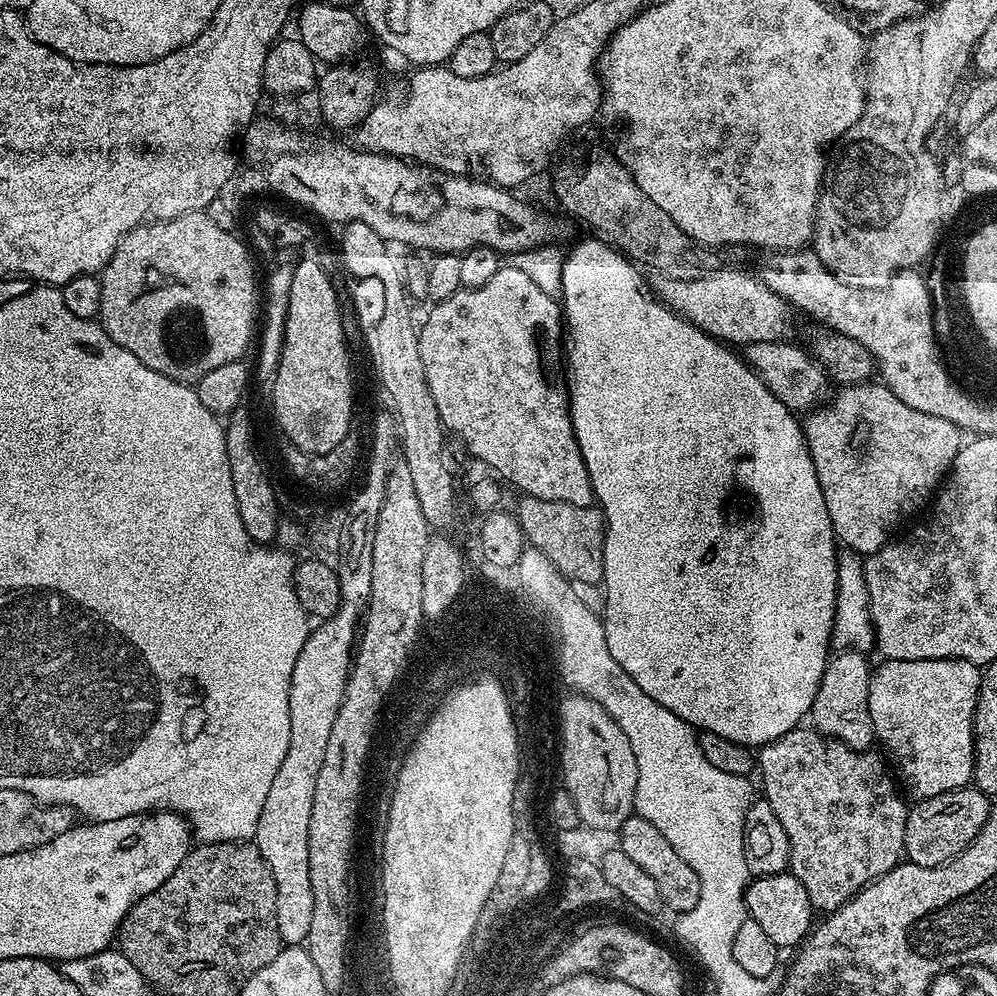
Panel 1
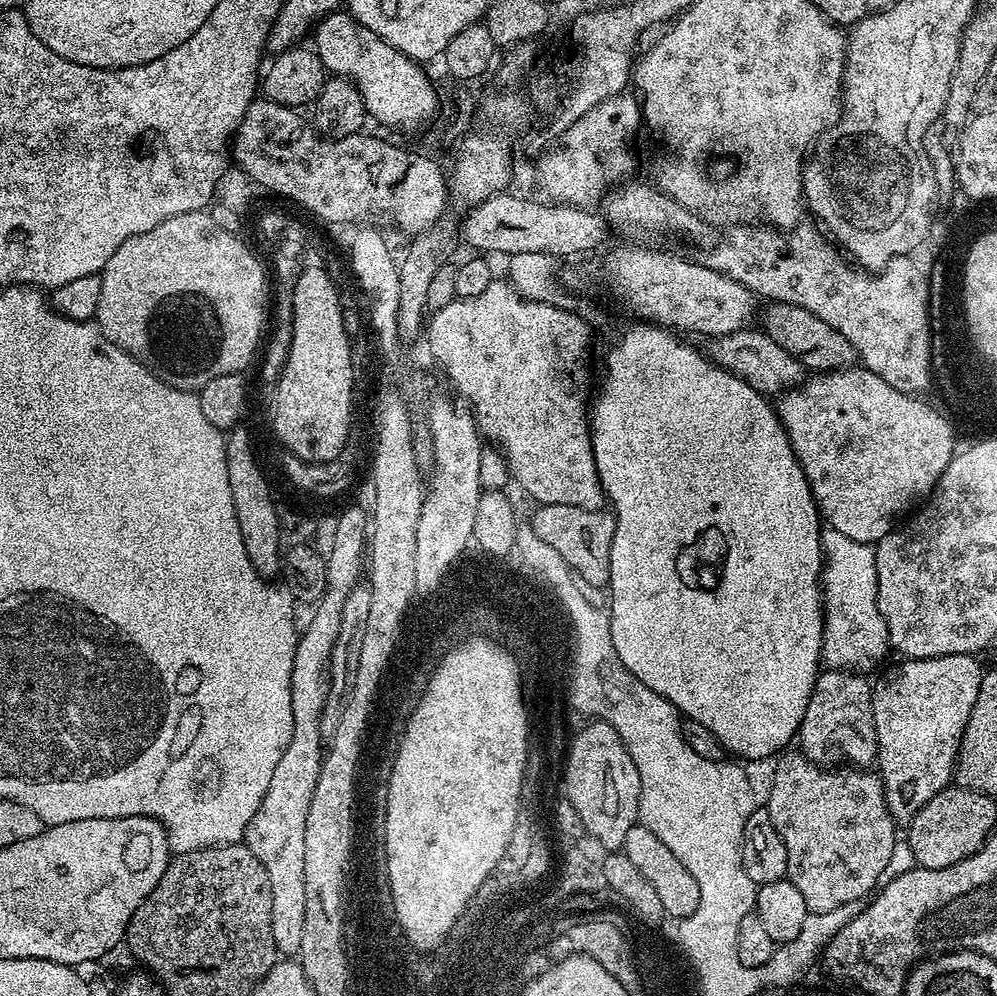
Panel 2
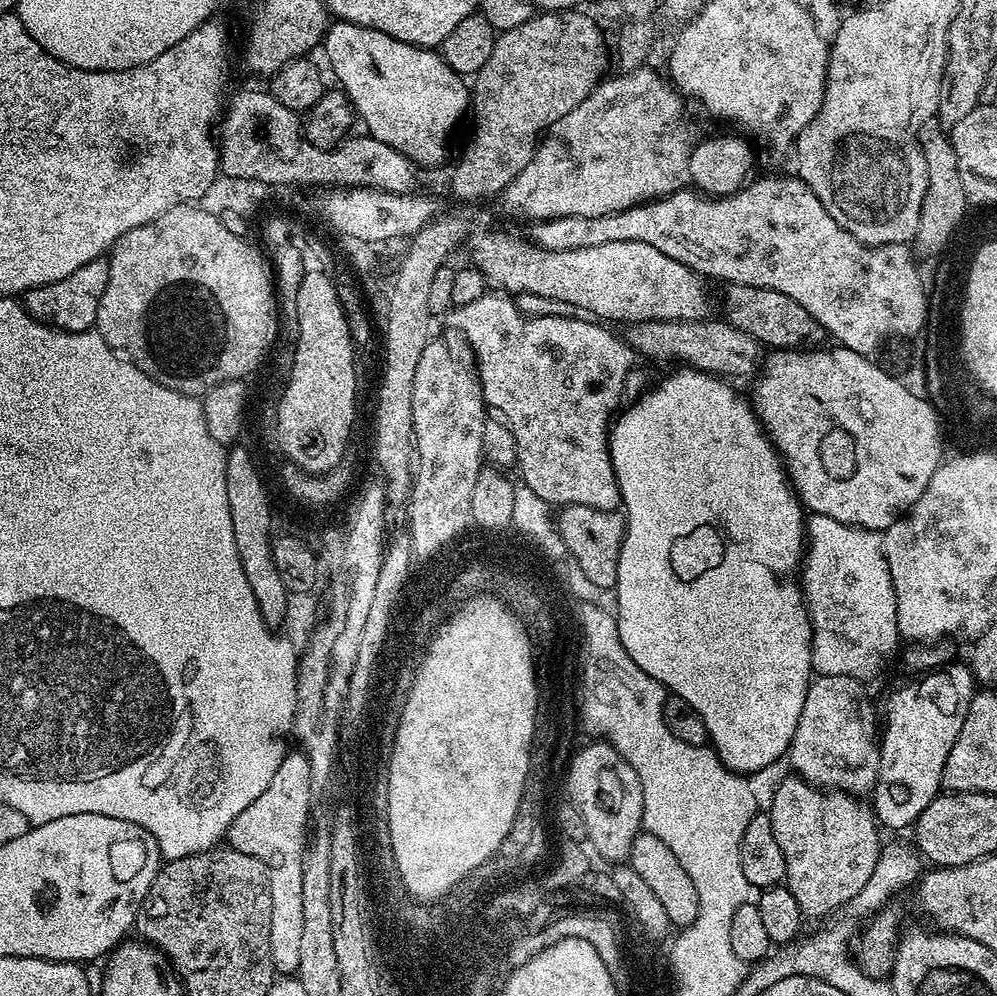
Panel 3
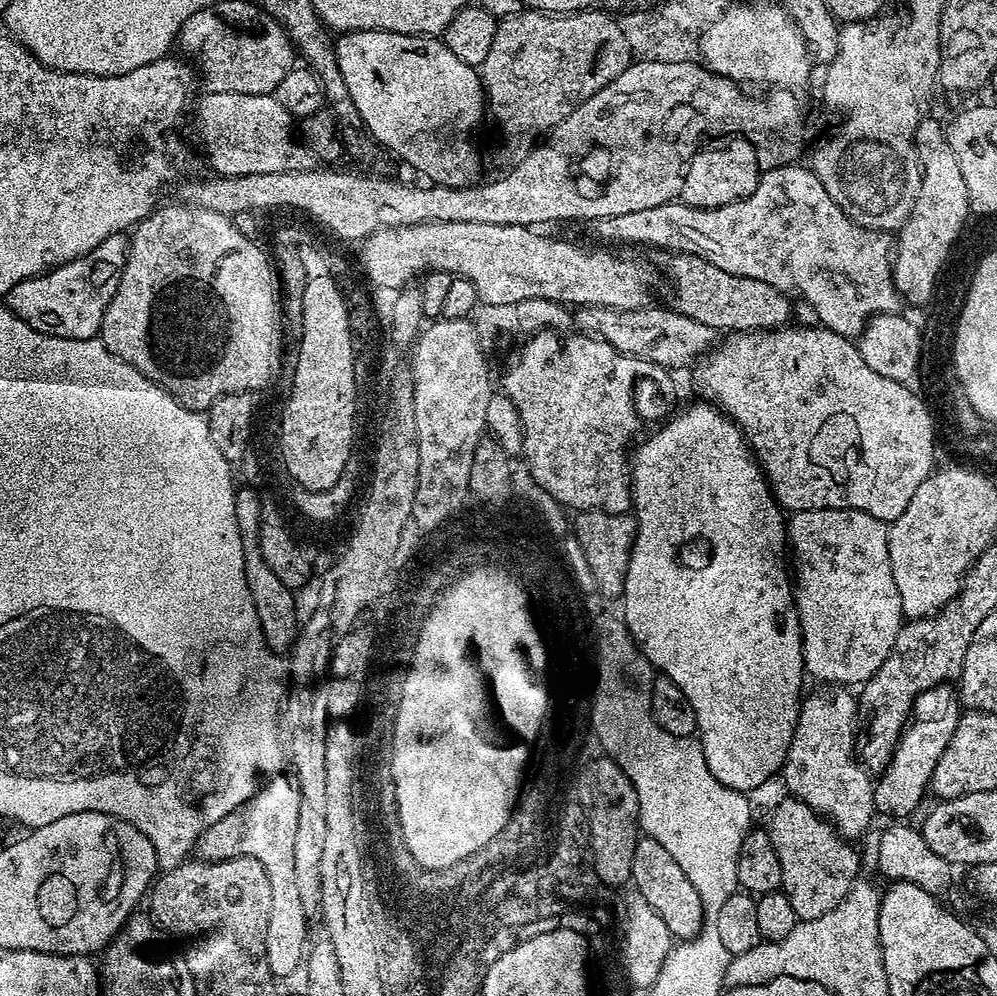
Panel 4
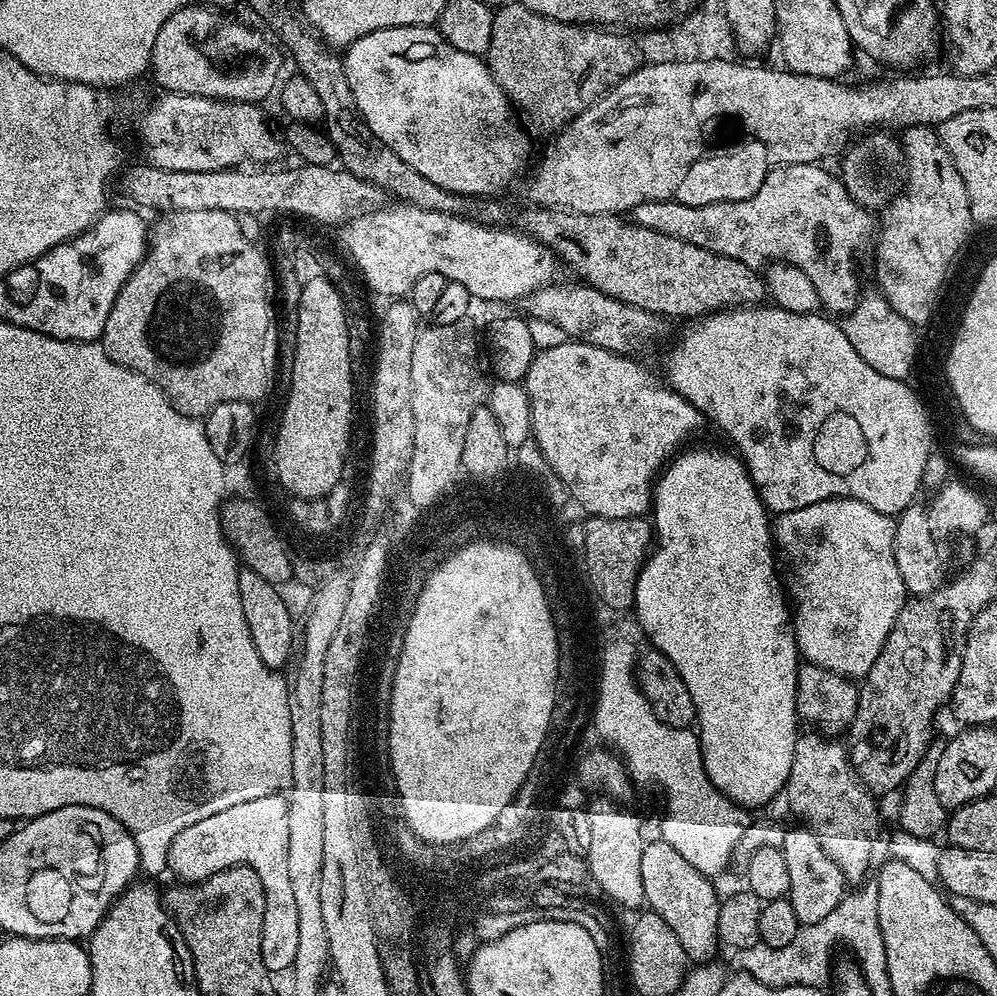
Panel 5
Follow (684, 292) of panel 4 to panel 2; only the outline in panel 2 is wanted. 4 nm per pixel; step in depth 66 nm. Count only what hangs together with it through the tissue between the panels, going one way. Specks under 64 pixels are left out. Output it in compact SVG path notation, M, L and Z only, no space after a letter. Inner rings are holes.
M768 302L763 306L765 308L758 321L759 327L767 336L774 338L774 342L778 342L778 346L782 346L786 354L796 357L805 369L834 372L838 368L850 368L857 363L854 346L850 346L850 342L846 342L846 338L842 338L838 330L826 326L822 318L810 314L810 310L802 310L802 306L786 302Z

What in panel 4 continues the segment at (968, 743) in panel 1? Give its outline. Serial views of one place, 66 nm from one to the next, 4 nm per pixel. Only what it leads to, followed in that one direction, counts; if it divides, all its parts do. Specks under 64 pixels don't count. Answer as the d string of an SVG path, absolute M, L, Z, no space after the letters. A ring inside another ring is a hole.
M951 683L939 684L926 690L912 706L912 719L900 736L900 744L887 768L879 773L875 781L877 813L889 812L892 818L908 818L920 804L924 792L929 791L934 766L942 758L942 750L950 742L962 715L962 705Z

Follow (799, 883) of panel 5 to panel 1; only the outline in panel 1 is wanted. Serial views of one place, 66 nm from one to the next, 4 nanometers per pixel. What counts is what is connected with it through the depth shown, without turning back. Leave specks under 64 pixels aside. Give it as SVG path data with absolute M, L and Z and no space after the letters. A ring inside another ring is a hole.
M811 726L792 728L759 749L758 768L764 771L763 799L778 814L782 830L786 830L790 842L788 867L798 882L806 886L806 894L817 913L827 914L842 907L866 885L895 868L904 856L909 805L904 804L905 797L894 776L892 781L884 765L885 757L881 756L876 750L851 748L841 740L829 740Z

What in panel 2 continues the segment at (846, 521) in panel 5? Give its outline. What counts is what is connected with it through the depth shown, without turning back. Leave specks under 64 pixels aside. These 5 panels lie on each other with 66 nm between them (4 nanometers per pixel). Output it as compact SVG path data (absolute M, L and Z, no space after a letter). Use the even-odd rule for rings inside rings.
M830 527L821 531L820 543L824 545L824 637L820 651L823 667L868 674L890 652L886 618L878 606L876 549L870 544L854 542L854 538L846 538L846 534L838 534L838 530Z

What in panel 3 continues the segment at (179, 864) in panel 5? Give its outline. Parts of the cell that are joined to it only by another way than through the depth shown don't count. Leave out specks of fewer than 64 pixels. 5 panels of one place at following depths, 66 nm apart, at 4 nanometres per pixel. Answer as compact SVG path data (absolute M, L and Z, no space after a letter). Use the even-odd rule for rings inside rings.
M289 751L284 757L278 774L234 818L228 828L227 847L242 854L250 854L263 860L268 868L272 887L272 921L270 922L270 954L277 973L299 973L302 962L302 874L306 863L306 840L304 827L308 824L308 807L312 804L314 793L310 782L310 762L303 751Z

